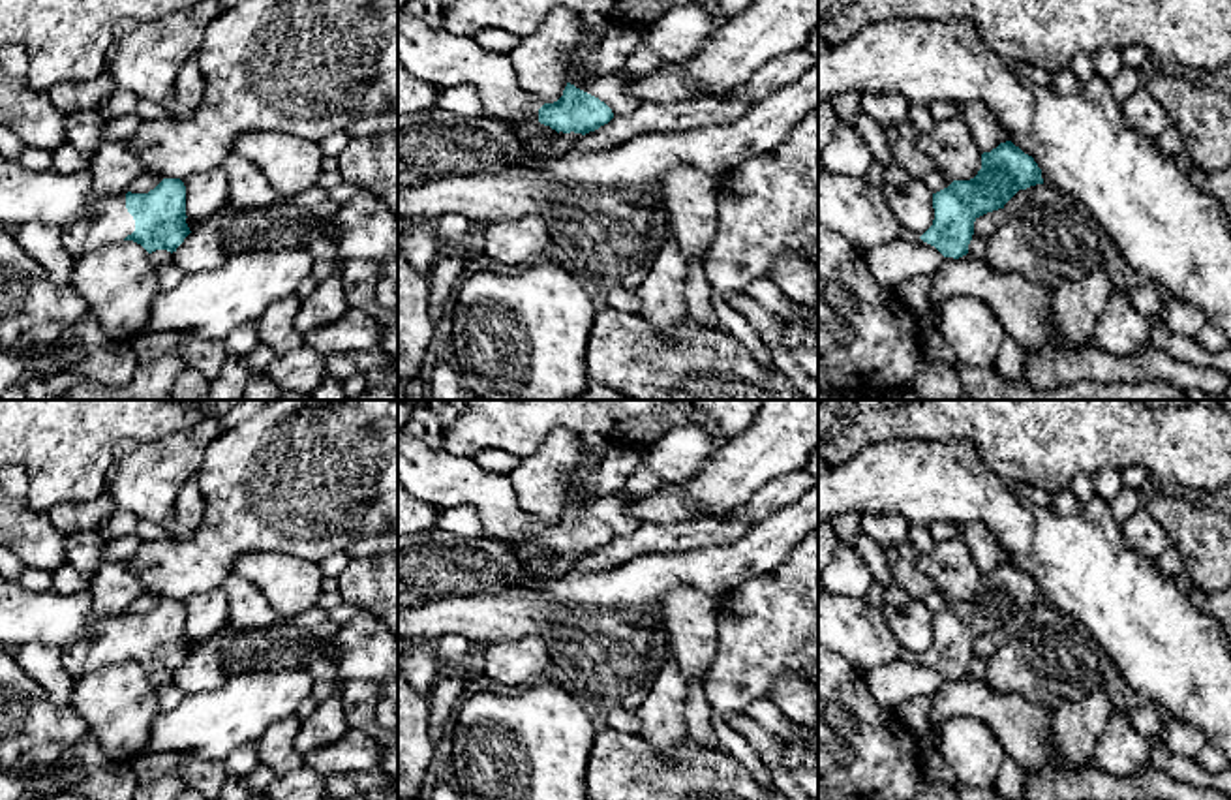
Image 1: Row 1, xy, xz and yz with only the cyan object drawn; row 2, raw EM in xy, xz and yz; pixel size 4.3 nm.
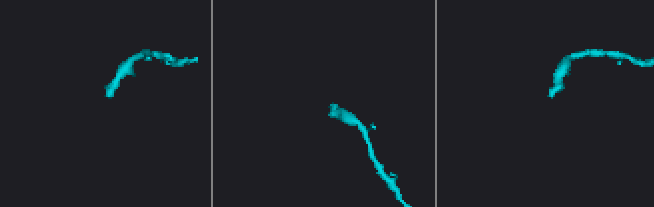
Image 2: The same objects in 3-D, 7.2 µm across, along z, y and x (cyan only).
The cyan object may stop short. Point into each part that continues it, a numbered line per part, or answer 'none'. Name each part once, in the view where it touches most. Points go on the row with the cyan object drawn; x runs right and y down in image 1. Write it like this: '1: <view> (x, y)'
1: xy (107, 220)

